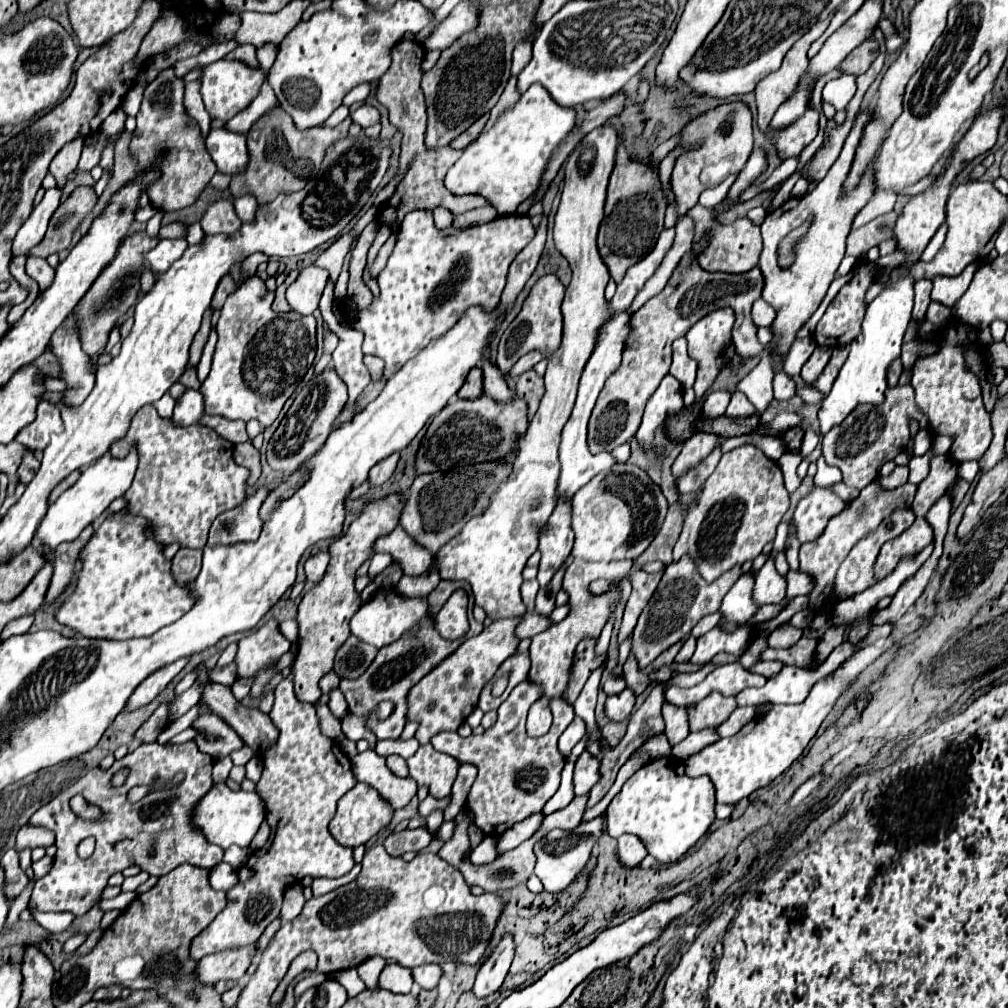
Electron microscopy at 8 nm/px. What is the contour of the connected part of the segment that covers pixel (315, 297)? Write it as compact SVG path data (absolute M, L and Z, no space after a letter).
M318 266L302 268L296 282L290 284L286 292L286 300L290 308L302 316L312 314L318 308L326 282L328 282L328 270Z

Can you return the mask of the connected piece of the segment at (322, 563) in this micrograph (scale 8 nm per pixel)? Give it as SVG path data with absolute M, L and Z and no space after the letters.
M318 552L316 556L310 556L306 562L304 562L304 572L306 572L306 580L310 582L320 582L326 568L328 568L328 552Z

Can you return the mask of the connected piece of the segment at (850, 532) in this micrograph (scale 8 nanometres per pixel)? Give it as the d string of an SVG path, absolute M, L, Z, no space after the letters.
M870 482L870 484L860 492L860 496L848 504L848 508L846 508L842 514L834 516L834 518L828 522L824 534L822 534L816 542L802 544L802 548L800 548L800 568L802 568L804 572L808 572L808 574L814 578L814 590L812 590L812 594L808 596L812 610L824 606L822 600L826 600L828 594L832 594L836 570L838 570L840 562L848 556L850 548L852 548L862 536L866 536L870 530L874 530L894 508L908 508L908 506L912 506L914 494L916 494L916 486L914 486L914 484L904 484L904 486L894 488L894 490L884 490L878 482Z

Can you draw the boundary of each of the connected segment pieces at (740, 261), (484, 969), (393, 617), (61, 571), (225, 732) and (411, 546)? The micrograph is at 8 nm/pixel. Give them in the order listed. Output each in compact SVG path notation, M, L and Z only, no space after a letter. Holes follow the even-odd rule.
M697 204L688 212L688 216L696 222L696 236L694 236L694 248L698 254L698 264L702 270L708 272L726 272L726 274L744 274L758 264L758 256L762 250L762 238L760 228L754 226L748 218L740 218L732 224L716 224L712 220L711 209ZM710 236L710 238L708 238Z
M504 934L500 944L482 962L482 966L476 974L476 982L474 982L472 990L478 998L490 996L492 992L496 992L502 986L502 982L508 974L508 968L512 964L512 958L514 958L514 938L512 938L512 934Z
M392 588L378 590L378 594L354 614L354 618L350 620L350 628L356 638L376 648L382 648L396 642L404 632L408 632L416 622L420 622L426 616L426 612L428 612L426 598L404 598L396 594Z
M86 526L82 530L80 538L56 546L56 550L54 550L54 576L52 576L50 588L46 592L46 602L52 602L68 586L68 582L70 582L70 578L74 574L74 564L78 560L78 554L84 548L84 544L90 540L92 532L94 532L92 526Z
M210 710L202 712L194 722L192 728L198 732L192 742L200 748L200 752L212 756L212 758L224 758L232 750L238 750L244 746L242 738L224 722L224 718L212 714Z
M402 526L388 534L388 538L380 538L376 542L376 552L388 552L396 564L400 564L400 568L408 566L408 570L402 570L406 576L424 574L434 562L434 556L424 546L420 546Z

